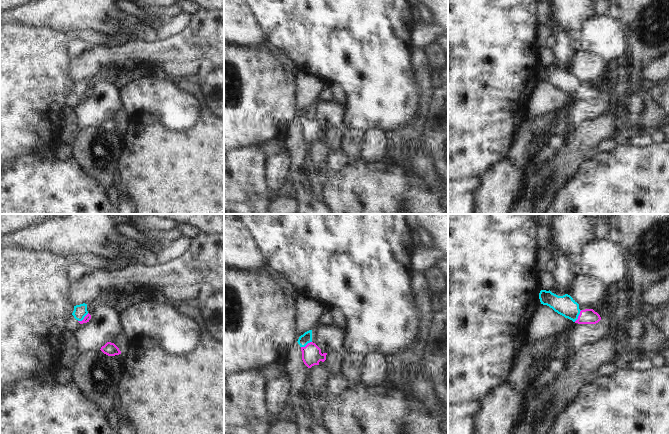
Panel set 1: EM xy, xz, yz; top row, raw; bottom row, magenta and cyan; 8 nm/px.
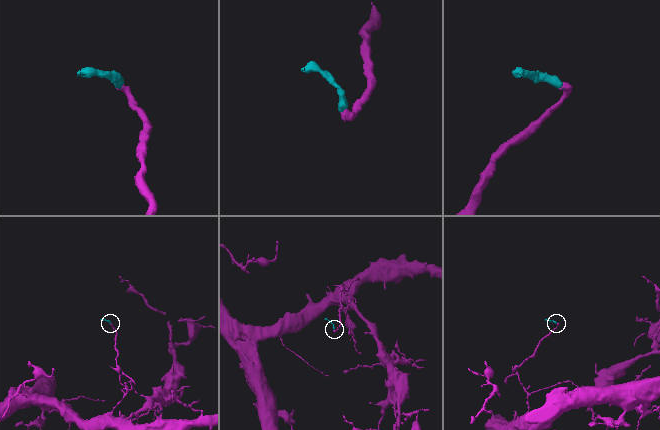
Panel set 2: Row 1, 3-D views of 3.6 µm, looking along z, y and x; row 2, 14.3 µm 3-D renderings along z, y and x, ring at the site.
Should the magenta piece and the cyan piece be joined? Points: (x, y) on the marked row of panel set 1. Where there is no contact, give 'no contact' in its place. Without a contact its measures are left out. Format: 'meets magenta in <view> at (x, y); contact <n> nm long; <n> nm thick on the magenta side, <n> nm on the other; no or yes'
meets magenta in yz at (578, 316); contact 110 nm long; 130 nm thick on the magenta side, 160 nm on the other; yes

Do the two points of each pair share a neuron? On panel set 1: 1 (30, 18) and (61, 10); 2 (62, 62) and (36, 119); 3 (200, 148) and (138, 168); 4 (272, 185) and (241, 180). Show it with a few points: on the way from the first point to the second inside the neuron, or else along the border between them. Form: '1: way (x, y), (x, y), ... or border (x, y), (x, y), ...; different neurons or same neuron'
1: way (38, 14), (53, 12); same neuron
2: way (48, 76), (36, 88), (36, 105); same neuron
3: way (185, 163), (180, 168), (153, 168); same neuron
4: border (267, 160), (264, 166), (264, 177), (269, 197); different neurons

